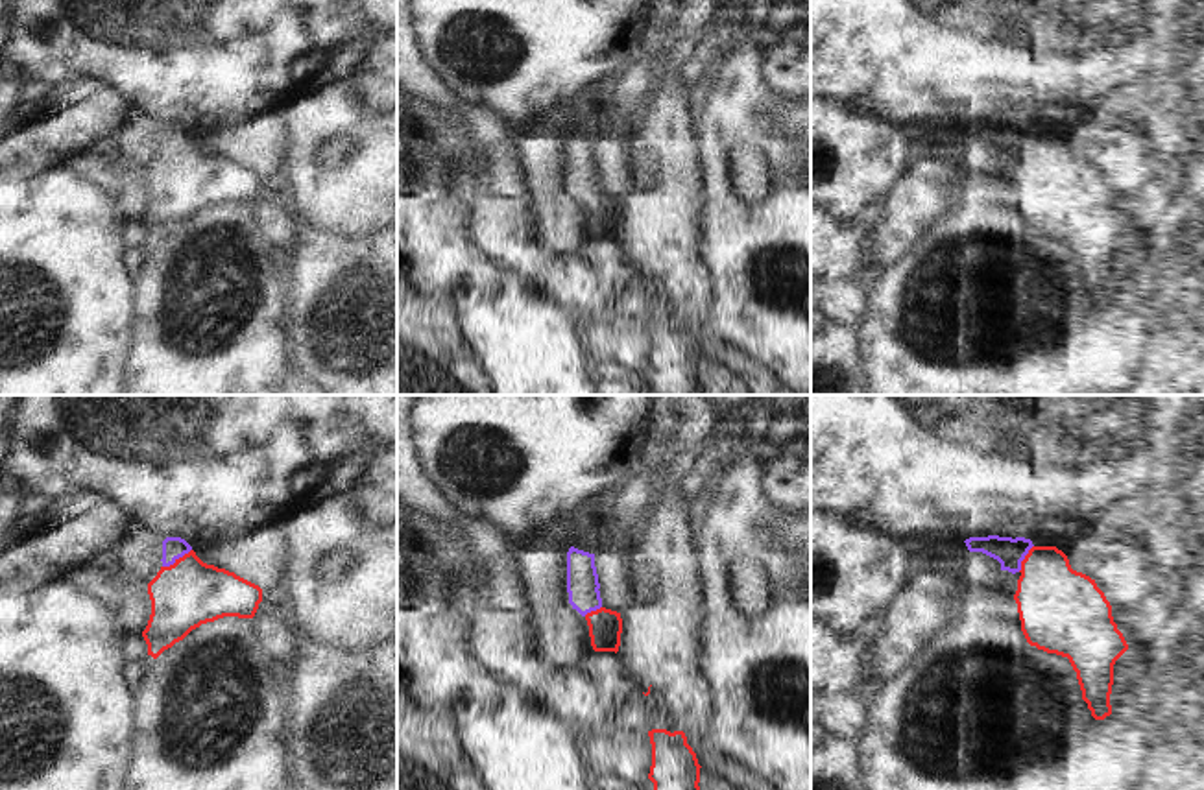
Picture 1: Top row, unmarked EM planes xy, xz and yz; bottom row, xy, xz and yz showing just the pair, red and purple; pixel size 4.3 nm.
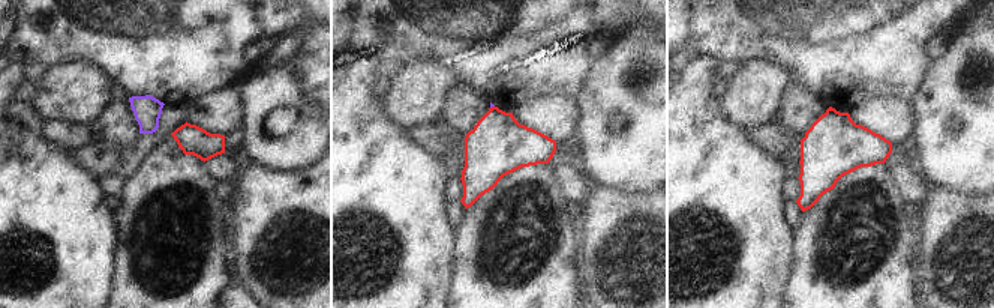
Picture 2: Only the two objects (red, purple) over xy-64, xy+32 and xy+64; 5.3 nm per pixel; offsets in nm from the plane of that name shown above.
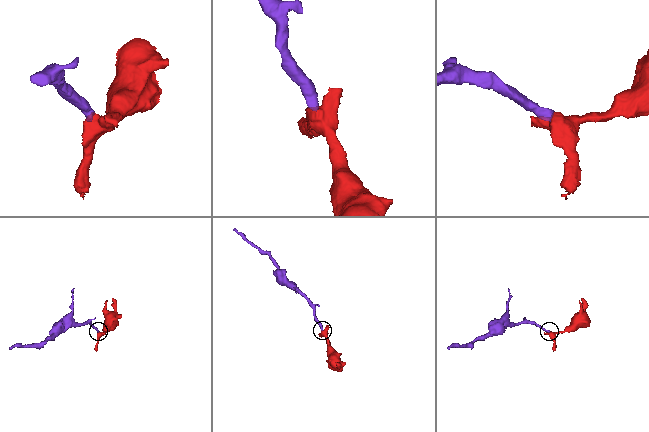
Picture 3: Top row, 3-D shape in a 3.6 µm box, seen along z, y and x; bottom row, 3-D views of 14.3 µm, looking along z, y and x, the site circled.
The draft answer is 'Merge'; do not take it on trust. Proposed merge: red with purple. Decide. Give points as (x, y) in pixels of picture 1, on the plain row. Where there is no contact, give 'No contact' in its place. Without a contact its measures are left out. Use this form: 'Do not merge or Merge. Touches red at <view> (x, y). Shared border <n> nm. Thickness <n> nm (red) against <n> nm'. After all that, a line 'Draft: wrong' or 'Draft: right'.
Merge. Touches red at xy (176, 146). Shared border 150 nm. Thickness 300 nm (red) against 100 nm.
Draft: right

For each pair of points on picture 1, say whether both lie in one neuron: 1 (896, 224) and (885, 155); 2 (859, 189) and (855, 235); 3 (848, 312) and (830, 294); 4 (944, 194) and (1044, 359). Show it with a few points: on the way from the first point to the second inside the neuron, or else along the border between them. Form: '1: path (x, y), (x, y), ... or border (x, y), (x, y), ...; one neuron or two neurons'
1: border (909, 167), (879, 203); two neurons
2: border (879, 203), (868, 205), (846, 226), (830, 220); two neurons
3: path (844, 309), (833, 298); one neuron
4: border (966, 179), (957, 205), (920, 237); two neurons

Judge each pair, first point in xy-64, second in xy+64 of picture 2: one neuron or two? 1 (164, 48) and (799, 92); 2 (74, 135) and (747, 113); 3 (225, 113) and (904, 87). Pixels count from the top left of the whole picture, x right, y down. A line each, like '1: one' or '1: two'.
1: two
2: two
3: two

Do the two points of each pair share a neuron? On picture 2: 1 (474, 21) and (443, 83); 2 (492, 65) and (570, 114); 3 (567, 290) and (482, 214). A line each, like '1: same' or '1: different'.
1: different
2: different
3: same

